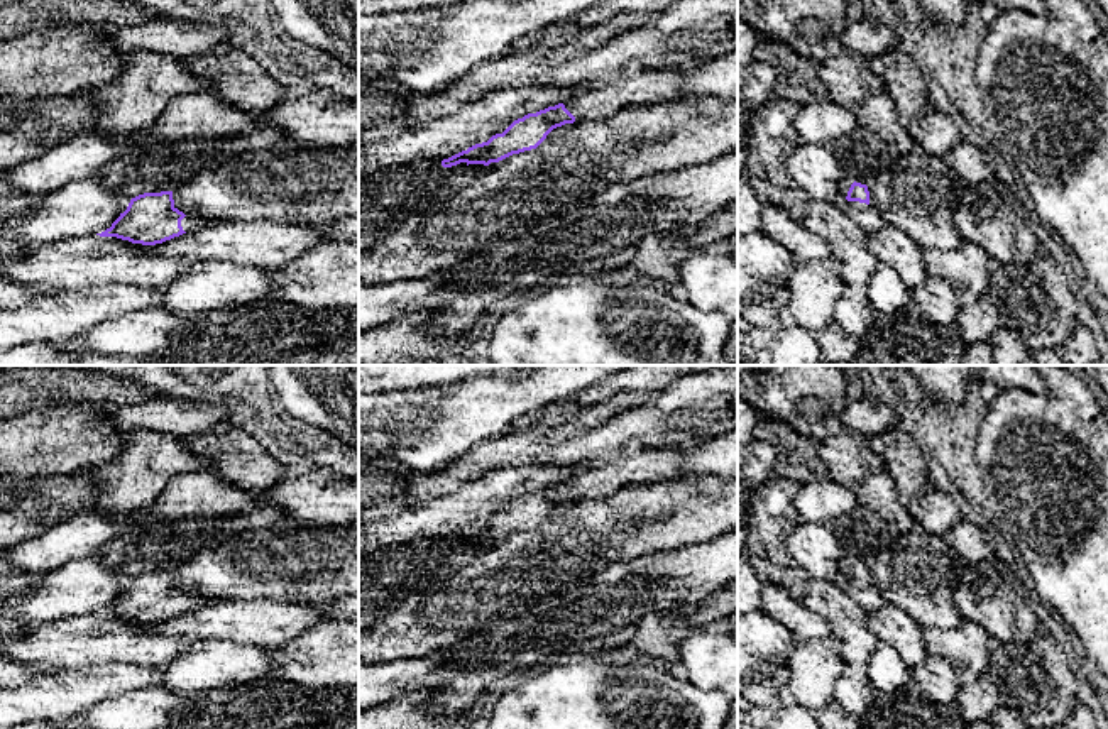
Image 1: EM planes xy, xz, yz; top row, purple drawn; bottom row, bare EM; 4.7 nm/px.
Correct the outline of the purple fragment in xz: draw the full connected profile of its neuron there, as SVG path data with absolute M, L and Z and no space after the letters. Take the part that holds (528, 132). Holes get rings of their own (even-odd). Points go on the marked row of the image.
M692 61L680 68L633 73L614 85L587 90L570 96L565 103L514 120L502 134L443 159L442 166L452 167L460 162L489 166L513 154L536 149L553 129L565 123L584 118L601 120L631 105L672 100L682 79L700 64Z

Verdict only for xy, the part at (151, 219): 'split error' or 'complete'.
split error

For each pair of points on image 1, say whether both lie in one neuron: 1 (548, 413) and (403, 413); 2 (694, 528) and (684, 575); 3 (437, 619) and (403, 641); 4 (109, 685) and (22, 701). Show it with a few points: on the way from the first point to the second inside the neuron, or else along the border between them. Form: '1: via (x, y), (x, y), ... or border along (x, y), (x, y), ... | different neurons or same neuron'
1: border along (572, 394), (555, 400), (528, 418) | different neurons
2: border along (719, 533), (652, 553) | different neurons
3: via (428, 619), (411, 633) | same neuron
4: via (87, 687), (44, 701) | same neuron

